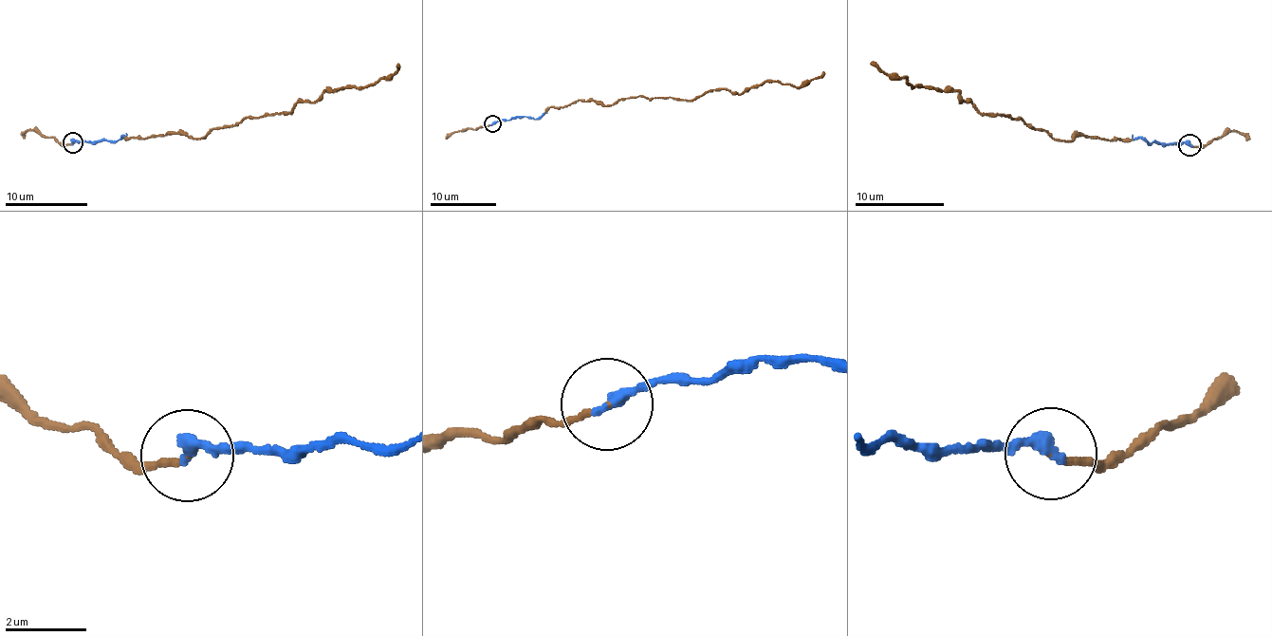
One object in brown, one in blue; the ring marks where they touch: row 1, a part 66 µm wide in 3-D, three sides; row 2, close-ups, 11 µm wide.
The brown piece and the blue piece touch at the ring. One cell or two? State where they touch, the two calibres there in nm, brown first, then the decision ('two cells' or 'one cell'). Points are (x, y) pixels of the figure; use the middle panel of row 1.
place (492, 123); calibres 110 and 320 nm; one cell

